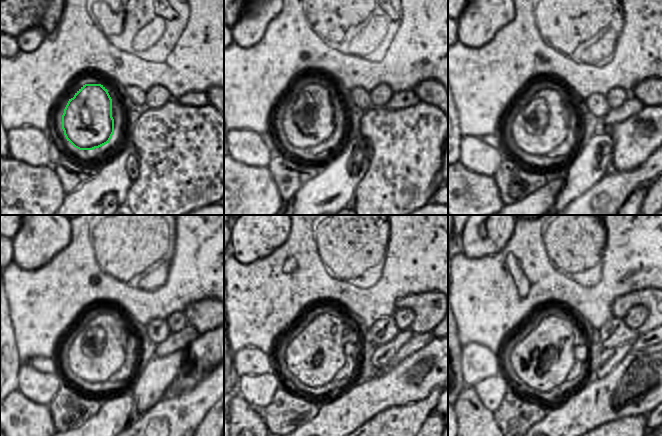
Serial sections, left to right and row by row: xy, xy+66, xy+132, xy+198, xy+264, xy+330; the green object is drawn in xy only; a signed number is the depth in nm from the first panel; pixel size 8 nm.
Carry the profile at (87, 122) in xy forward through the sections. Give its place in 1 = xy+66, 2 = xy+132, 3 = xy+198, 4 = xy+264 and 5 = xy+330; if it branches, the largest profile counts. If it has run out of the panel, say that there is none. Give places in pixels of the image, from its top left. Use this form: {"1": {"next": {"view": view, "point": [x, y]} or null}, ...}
{"1": {"next": {"view": "xy+66", "point": [320, 119]}}, "2": {"next": {"view": "xy+132", "point": [528, 129]}}, "3": {"next": {"view": "xy+198", "point": [83, 351]}}, "4": {"next": {"view": "xy+264", "point": [314, 348]}}, "5": {"next": {"view": "xy+330", "point": [545, 364]}}}

